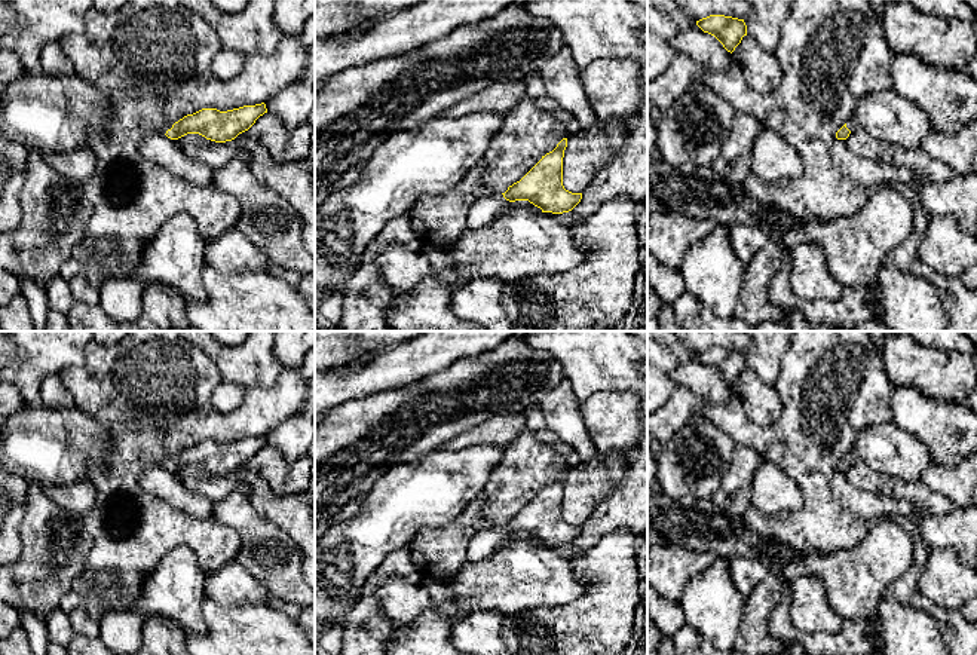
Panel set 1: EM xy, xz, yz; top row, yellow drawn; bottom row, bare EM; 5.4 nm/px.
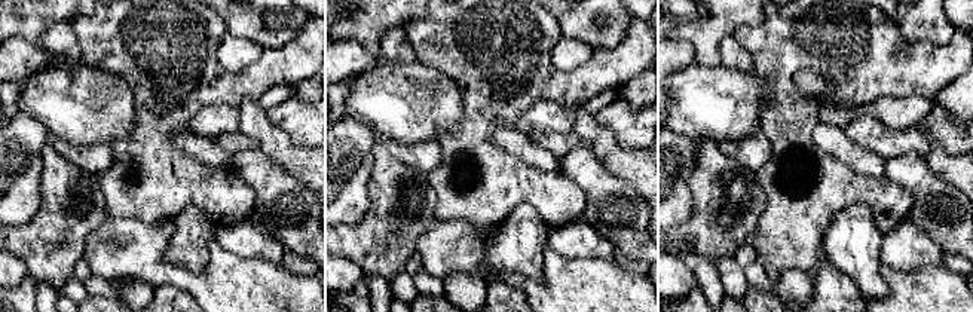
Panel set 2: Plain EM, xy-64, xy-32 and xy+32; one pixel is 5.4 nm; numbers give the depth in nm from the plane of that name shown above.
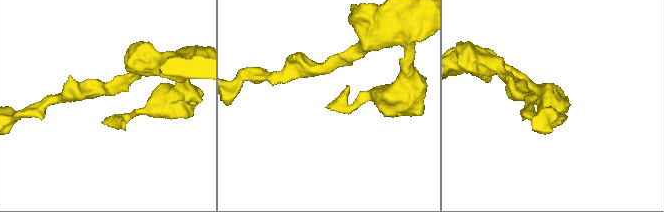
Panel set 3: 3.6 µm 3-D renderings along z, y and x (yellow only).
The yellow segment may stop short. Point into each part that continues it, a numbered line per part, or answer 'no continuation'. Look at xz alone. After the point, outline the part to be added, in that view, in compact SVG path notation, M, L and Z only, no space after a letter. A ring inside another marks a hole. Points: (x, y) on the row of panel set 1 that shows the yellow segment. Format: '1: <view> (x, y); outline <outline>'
1: xz (483, 211); outline M503 195L478 199L469 208L468 227L477 230L488 226L508 203L509 201L506 201Z

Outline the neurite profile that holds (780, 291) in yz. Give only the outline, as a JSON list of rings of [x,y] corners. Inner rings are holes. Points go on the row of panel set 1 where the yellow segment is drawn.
[[[784,255],[777,276],[768,287],[769,300],[781,309],[799,309],[812,331],[854,331],[863,322],[873,319],[872,294],[866,288],[843,288],[839,299],[799,300],[790,287],[791,263]]]

